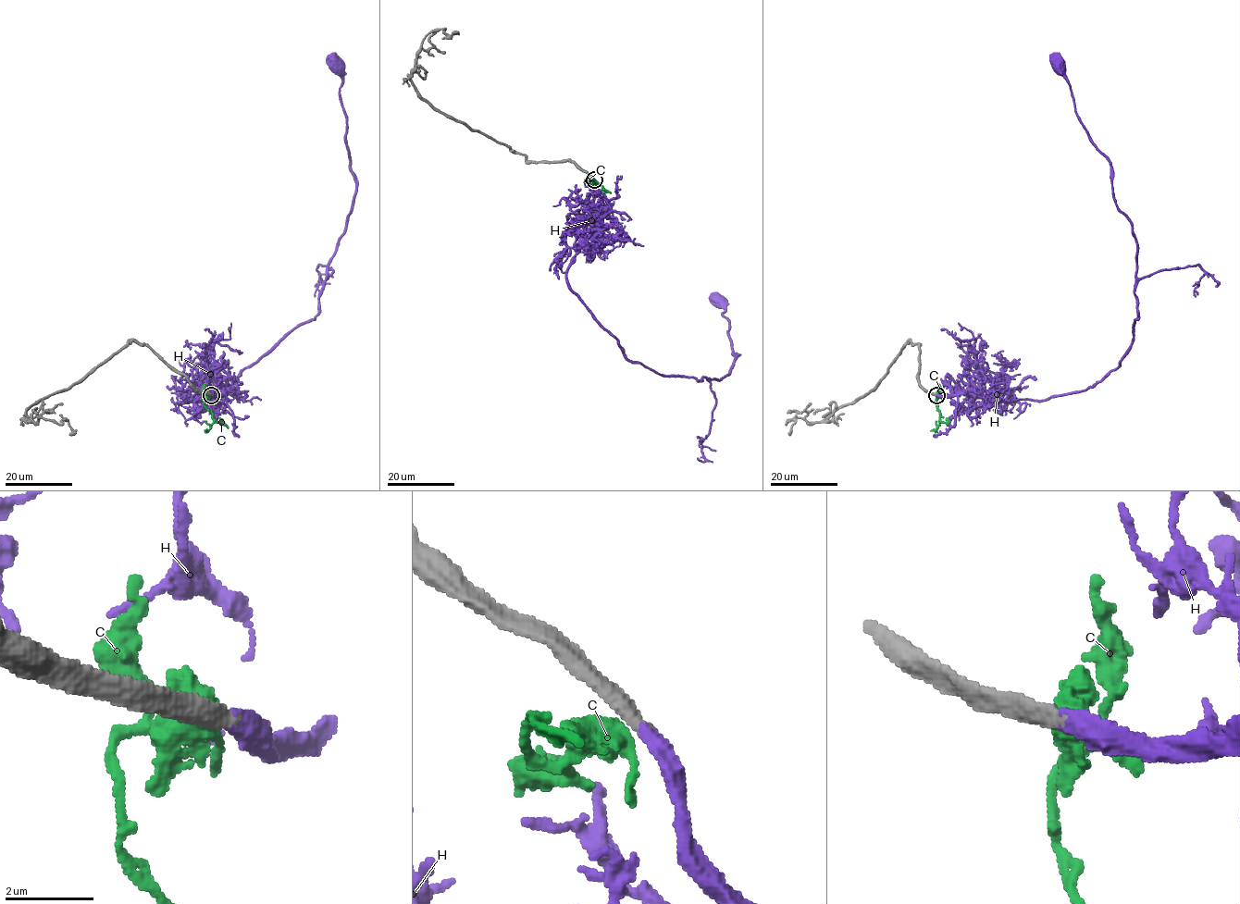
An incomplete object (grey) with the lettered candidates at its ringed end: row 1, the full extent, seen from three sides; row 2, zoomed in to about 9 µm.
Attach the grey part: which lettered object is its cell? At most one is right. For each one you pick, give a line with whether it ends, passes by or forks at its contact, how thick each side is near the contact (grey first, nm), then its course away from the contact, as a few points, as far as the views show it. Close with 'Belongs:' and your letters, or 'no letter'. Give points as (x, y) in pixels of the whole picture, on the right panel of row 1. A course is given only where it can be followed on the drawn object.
H: It ends there. Thickness 400 nm (grey) against 440 nm. Its course: (936, 394), (1076, 393), (1117, 367), (1134, 340), (1135, 237), (1057, 60)
Belongs: H

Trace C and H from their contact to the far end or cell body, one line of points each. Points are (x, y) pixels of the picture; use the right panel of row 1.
C: (936, 394), (939, 395), (936, 404), (939, 420), (949, 428)
H: (936, 394), (1076, 393), (1117, 367), (1134, 340), (1135, 237), (1057, 60)

